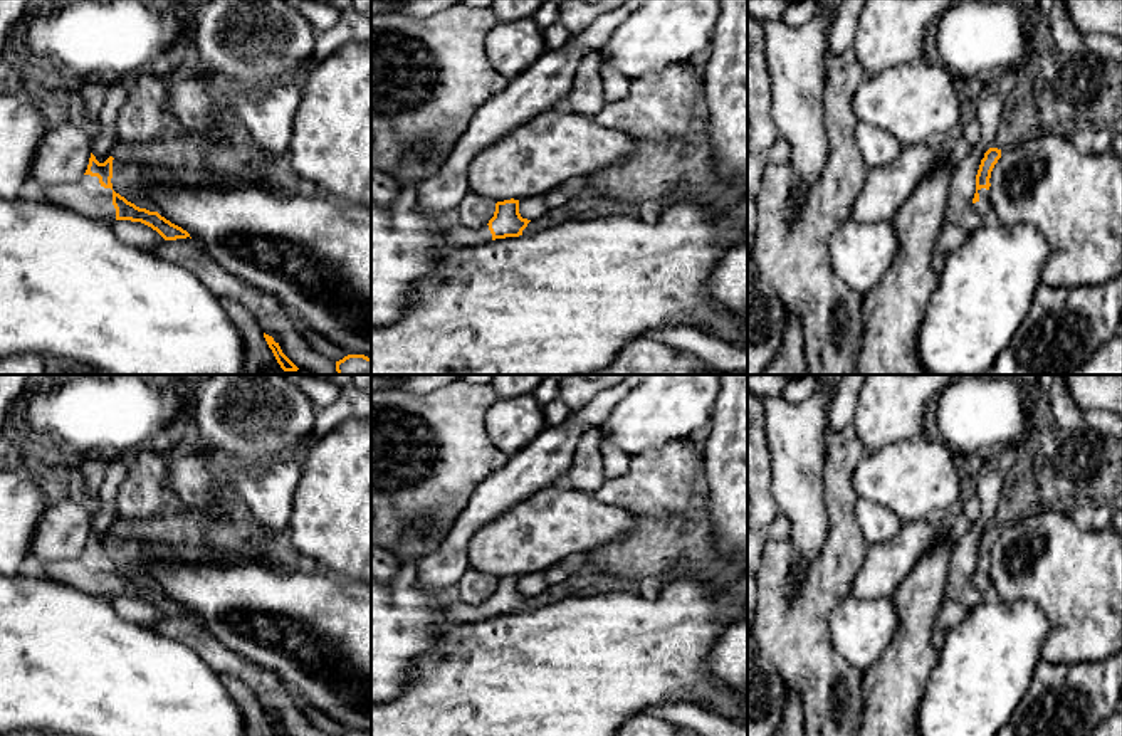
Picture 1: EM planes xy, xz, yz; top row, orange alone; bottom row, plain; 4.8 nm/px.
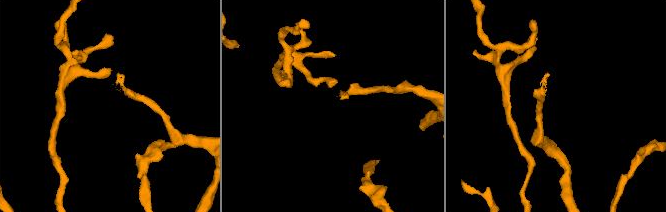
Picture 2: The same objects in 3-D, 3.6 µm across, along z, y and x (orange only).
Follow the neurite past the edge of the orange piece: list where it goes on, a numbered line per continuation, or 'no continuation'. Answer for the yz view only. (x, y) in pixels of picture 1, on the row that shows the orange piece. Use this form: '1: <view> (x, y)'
1: yz (983, 207)

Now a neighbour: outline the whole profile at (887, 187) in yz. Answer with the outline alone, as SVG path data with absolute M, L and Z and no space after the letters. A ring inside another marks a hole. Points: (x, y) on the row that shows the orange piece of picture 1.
M944 139L902 146L890 163L868 170L848 220L892 222L920 180L949 155L951 150Z

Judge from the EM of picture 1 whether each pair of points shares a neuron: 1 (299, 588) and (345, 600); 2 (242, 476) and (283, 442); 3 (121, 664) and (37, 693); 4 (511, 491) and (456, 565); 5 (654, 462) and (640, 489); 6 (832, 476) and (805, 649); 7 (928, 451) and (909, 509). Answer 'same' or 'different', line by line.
1: same
2: same
3: same
4: same
5: same
6: same
7: same

